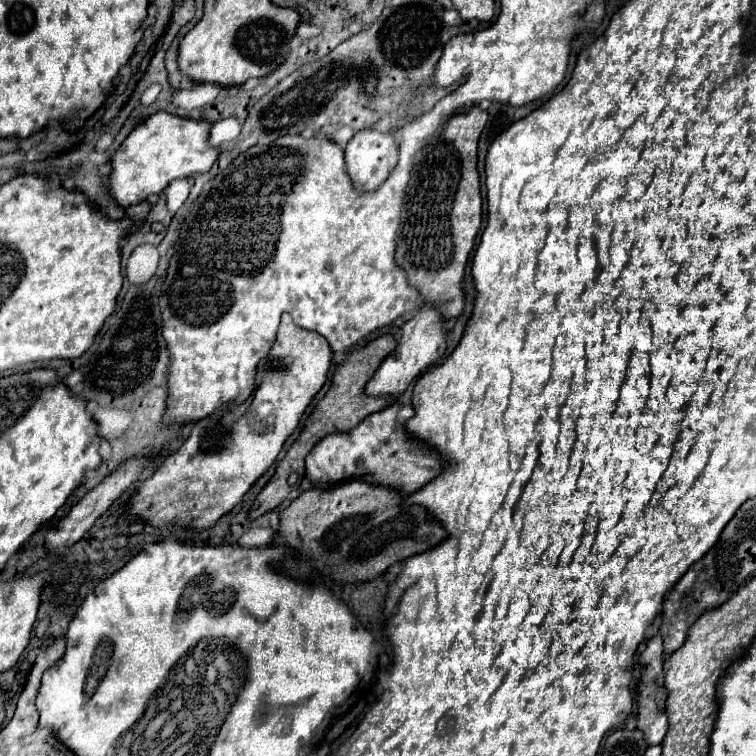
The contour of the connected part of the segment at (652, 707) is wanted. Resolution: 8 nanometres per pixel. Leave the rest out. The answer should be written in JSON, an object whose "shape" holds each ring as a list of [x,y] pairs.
{"shape":[[[656,634],[646,642],[646,650],[640,654],[644,672],[638,682],[638,728],[644,732],[648,744],[660,744],[668,732],[668,716],[664,710],[668,698],[662,672],[664,660],[664,638]]]}

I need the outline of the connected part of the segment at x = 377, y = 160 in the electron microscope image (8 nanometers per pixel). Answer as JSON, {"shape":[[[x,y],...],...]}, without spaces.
{"shape":[[[364,128],[346,144],[346,170],[362,192],[376,190],[398,164],[394,132]]]}

